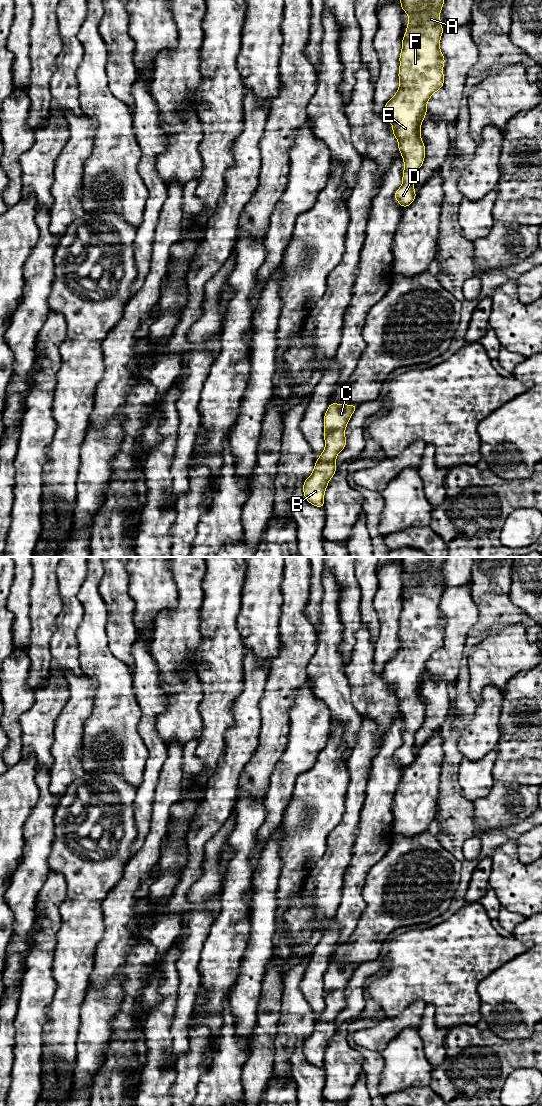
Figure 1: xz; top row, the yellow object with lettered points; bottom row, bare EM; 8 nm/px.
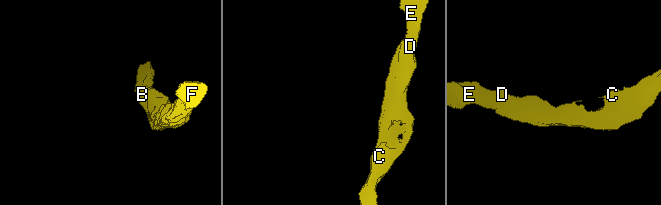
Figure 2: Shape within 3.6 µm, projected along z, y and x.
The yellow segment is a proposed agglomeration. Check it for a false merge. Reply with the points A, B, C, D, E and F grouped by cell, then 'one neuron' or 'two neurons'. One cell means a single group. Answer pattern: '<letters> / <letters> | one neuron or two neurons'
A B C D E F | one neuron

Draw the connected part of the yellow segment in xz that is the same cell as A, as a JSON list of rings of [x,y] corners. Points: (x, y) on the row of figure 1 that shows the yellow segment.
[[[400,0],[409,21],[402,39],[399,61],[399,82],[397,93],[385,104],[382,118],[393,125],[392,134],[397,138],[399,152],[404,160],[403,183],[394,198],[406,208],[416,198],[414,174],[420,169],[425,158],[425,145],[421,139],[421,124],[425,119],[429,98],[444,85],[443,65],[445,58],[440,50],[440,38],[444,32],[439,13],[445,0]]]

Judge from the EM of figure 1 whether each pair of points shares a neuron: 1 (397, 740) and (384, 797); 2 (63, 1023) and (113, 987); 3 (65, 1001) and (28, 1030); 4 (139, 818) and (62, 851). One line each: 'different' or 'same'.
1: same
2: different
3: different
4: different

